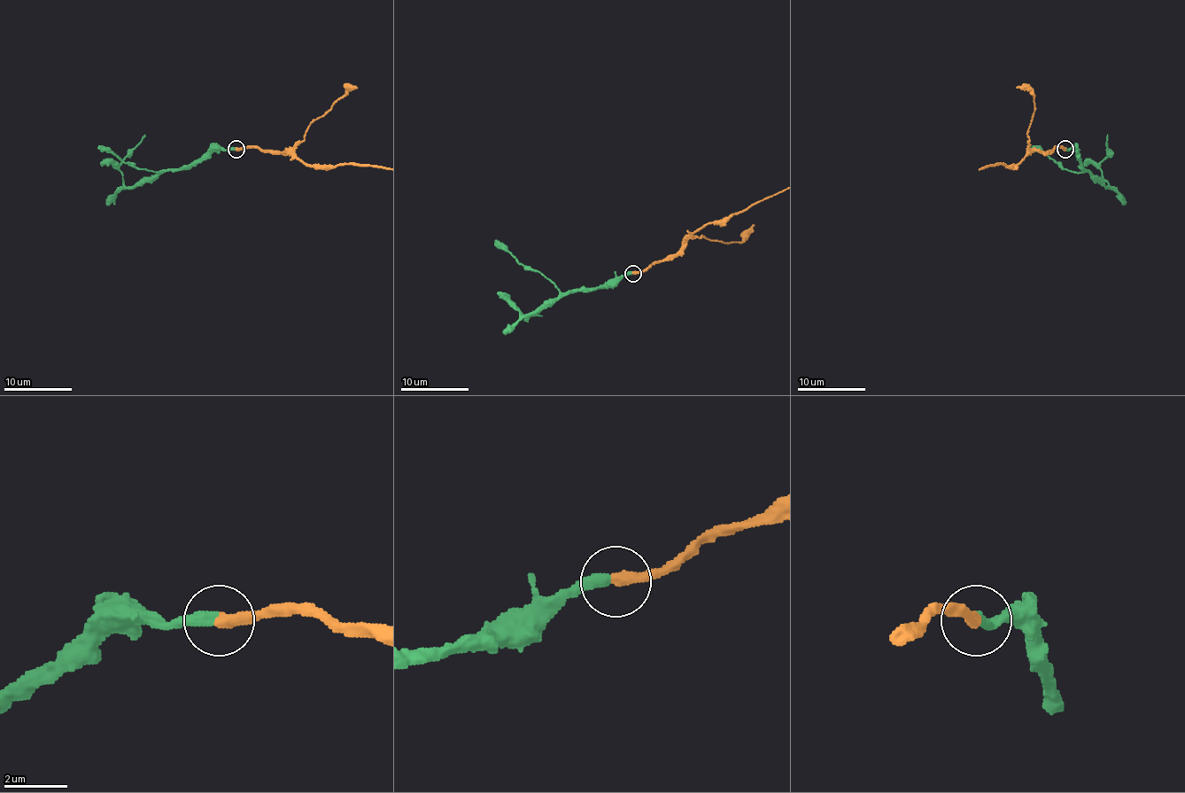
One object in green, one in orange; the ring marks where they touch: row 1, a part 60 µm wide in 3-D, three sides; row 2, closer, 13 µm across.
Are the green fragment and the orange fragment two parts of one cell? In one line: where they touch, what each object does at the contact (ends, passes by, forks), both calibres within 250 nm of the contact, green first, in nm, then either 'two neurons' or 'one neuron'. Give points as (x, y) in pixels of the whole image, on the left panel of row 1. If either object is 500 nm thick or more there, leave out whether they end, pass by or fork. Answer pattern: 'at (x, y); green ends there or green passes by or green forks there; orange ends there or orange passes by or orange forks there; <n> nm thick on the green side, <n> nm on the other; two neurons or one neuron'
at (236, 149); green ends there; orange ends there; 380 nm thick on the green side, 380 nm on the other; one neuron

